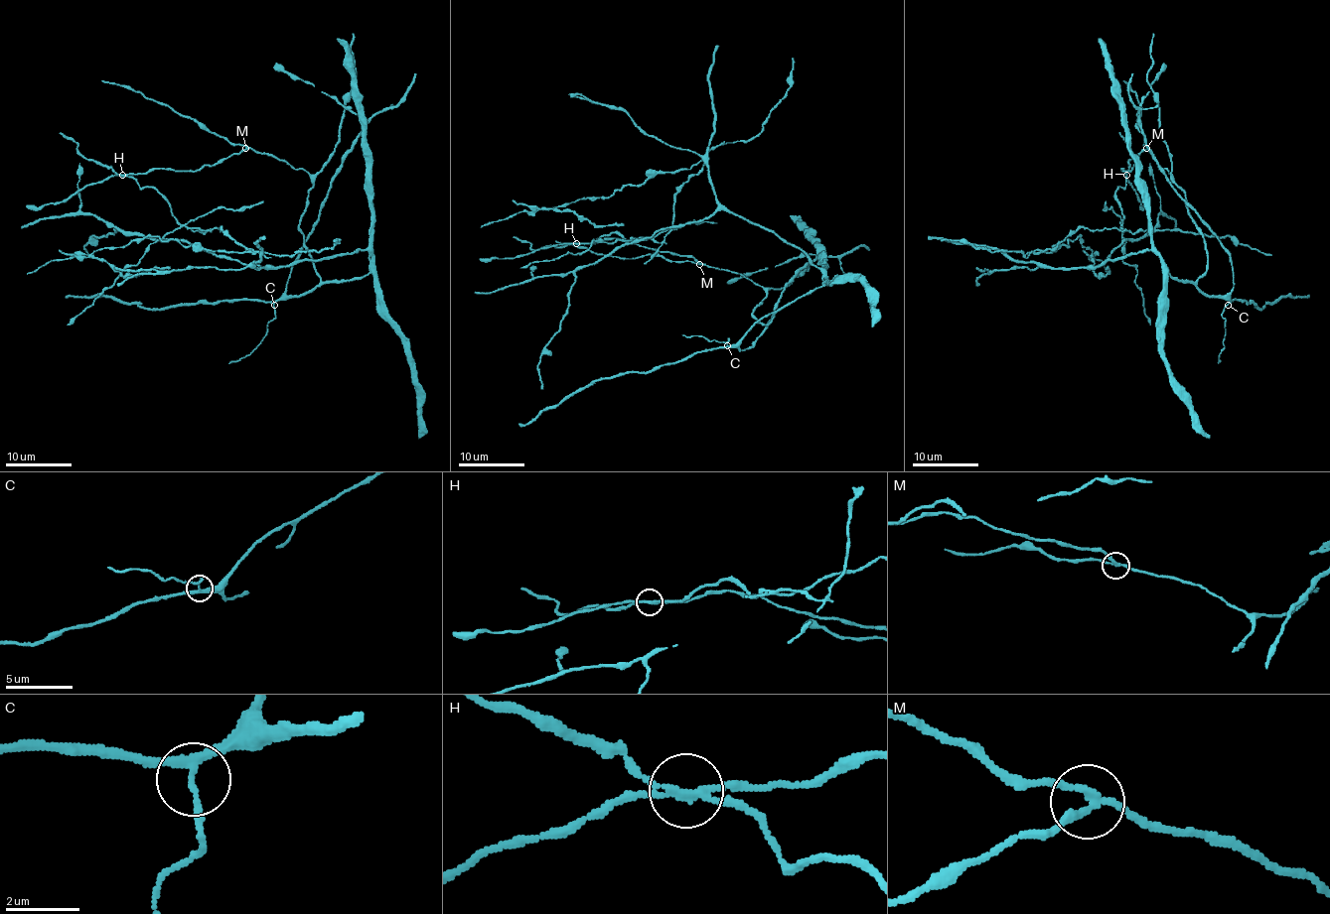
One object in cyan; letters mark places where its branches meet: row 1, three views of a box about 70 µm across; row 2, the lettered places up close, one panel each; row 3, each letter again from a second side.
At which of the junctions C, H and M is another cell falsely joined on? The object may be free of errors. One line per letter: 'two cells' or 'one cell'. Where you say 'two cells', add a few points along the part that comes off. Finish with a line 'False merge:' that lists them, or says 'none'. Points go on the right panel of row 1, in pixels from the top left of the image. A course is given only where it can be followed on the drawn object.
C: one cell
H: two cells; course (1126, 174), (1115, 193), (1125, 230), (1079, 227), (1044, 250), (1081, 237), (1097, 275), (1108, 267)
M: one cell
False merge: H

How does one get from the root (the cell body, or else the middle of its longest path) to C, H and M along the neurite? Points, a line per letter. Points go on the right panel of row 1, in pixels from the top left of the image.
C: (1160, 168), (1185, 194), (1188, 212), (1205, 243), (1207, 272), (1196, 287), (1208, 295), (1222, 295), (1228, 305)
H: (1160, 168), (1146, 148), (1130, 171), (1120, 169), (1126, 174)
M: (1160, 168), (1146, 148)

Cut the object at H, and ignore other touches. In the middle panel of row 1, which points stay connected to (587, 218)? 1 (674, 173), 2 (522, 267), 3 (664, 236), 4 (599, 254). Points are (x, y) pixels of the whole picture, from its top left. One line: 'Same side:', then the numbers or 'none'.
Same side: 1, 2, 3

